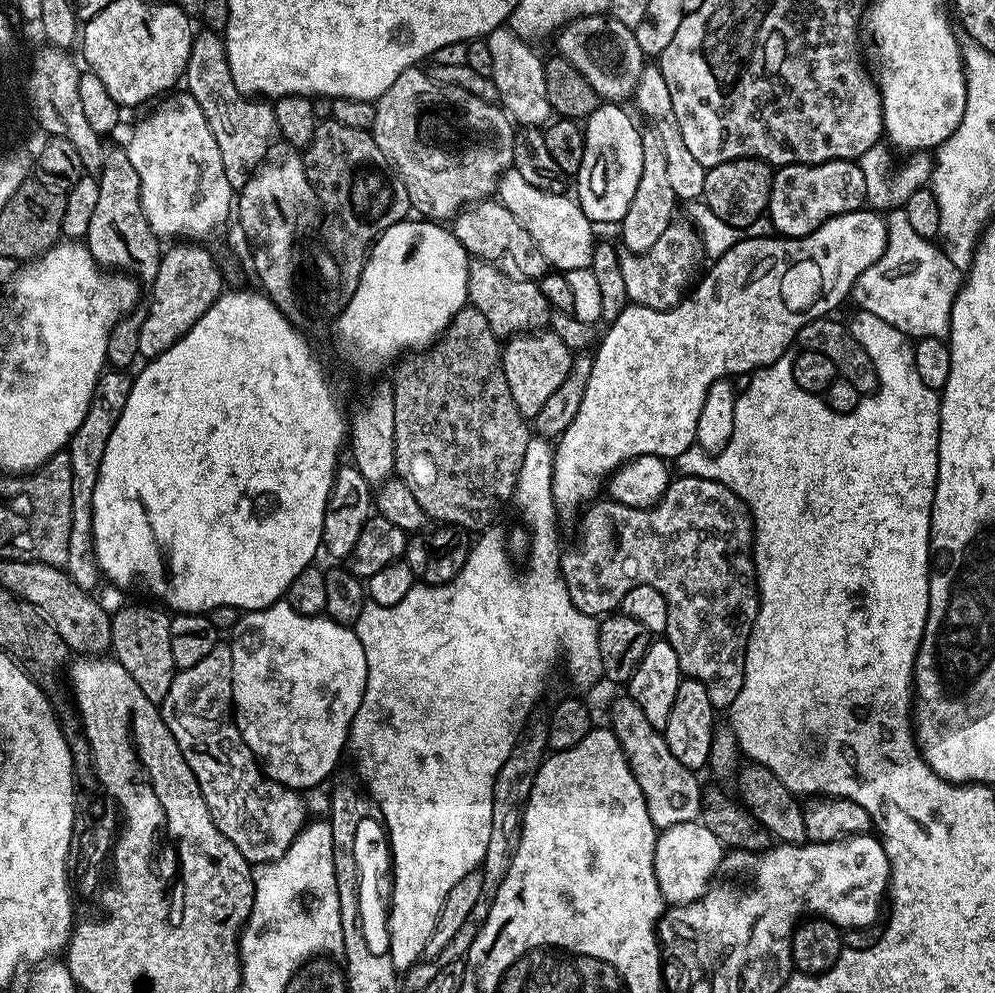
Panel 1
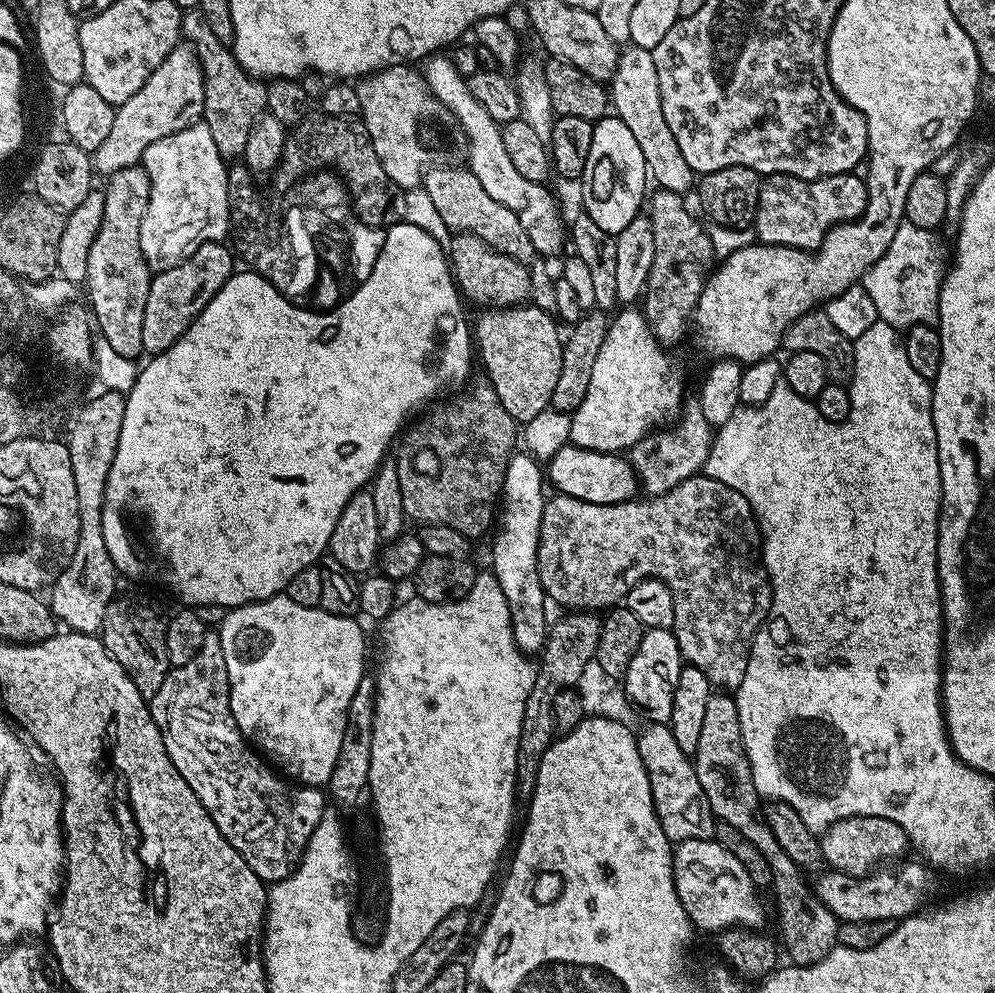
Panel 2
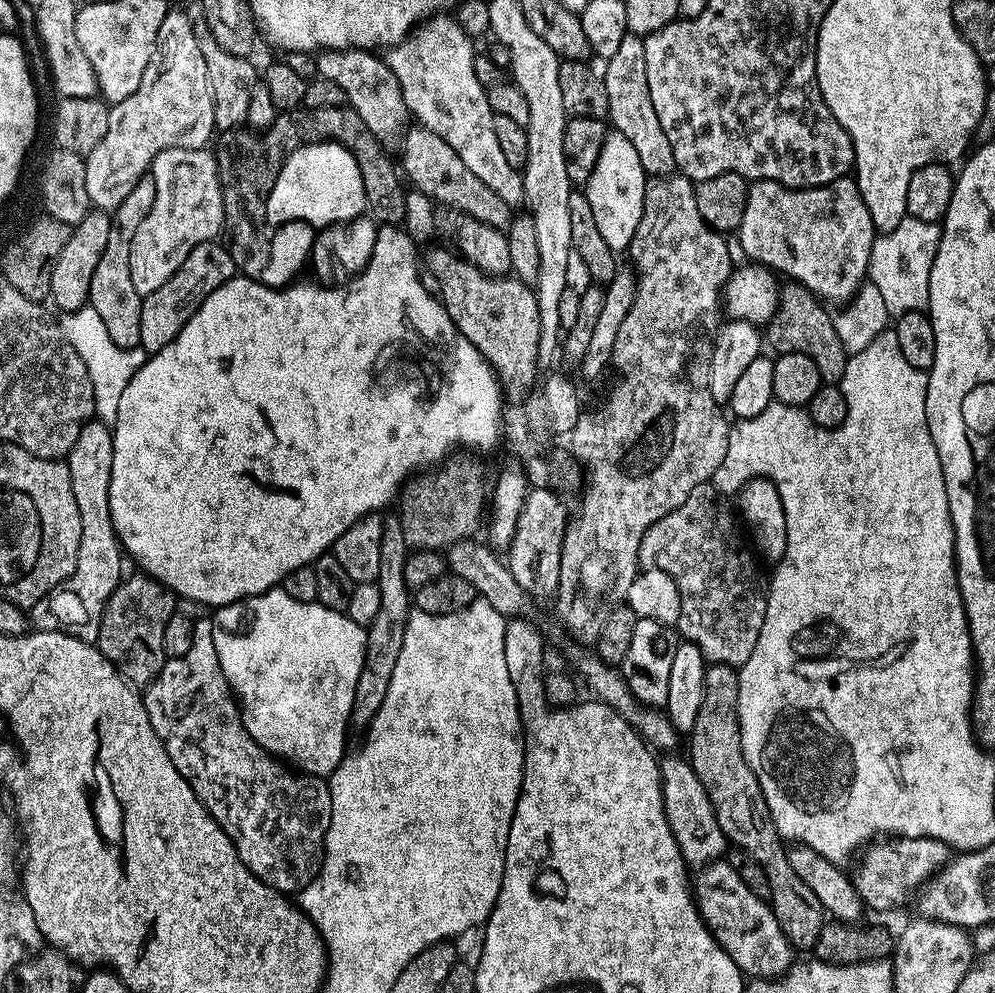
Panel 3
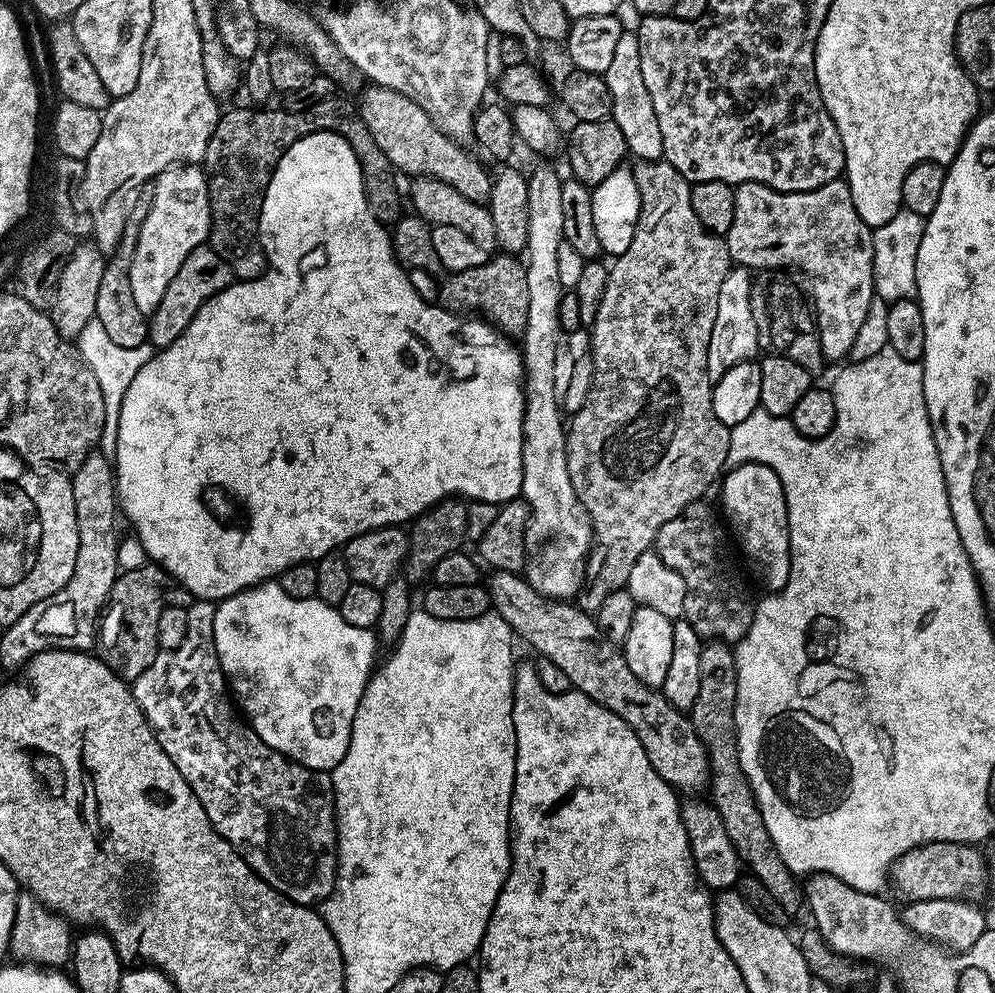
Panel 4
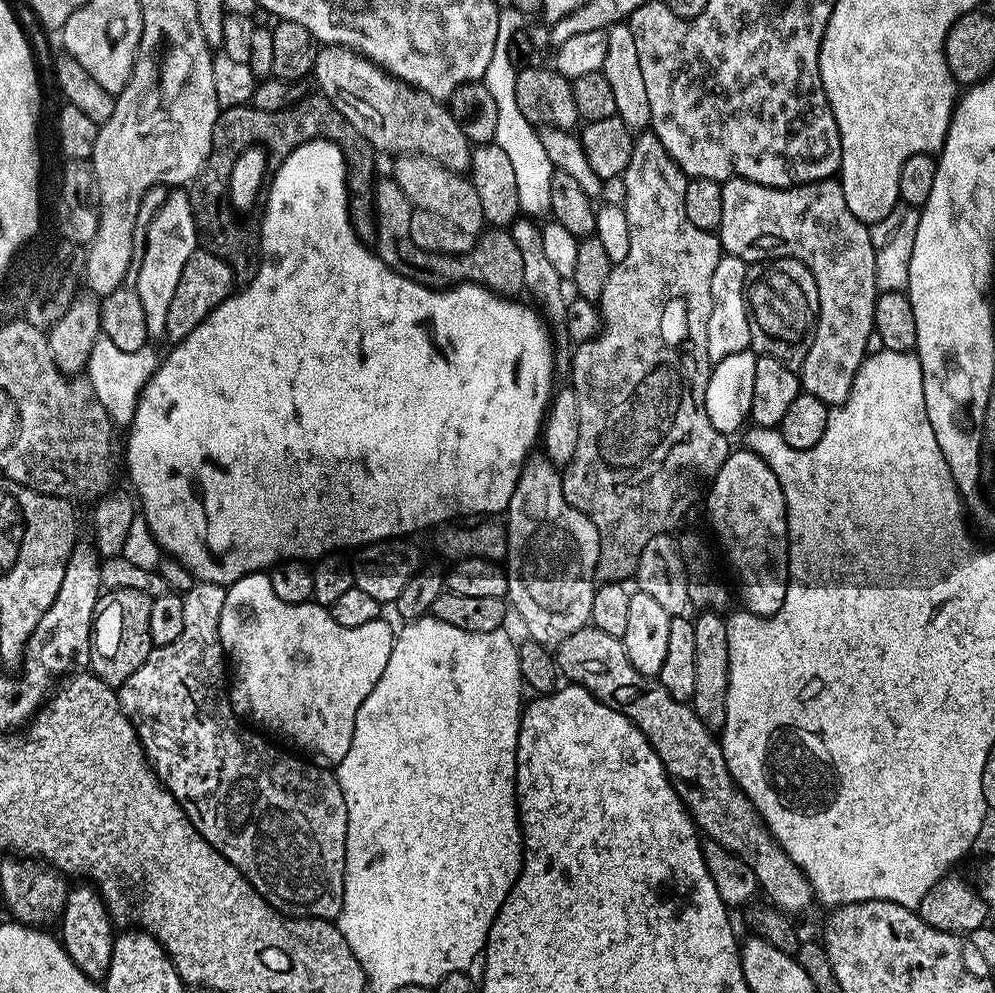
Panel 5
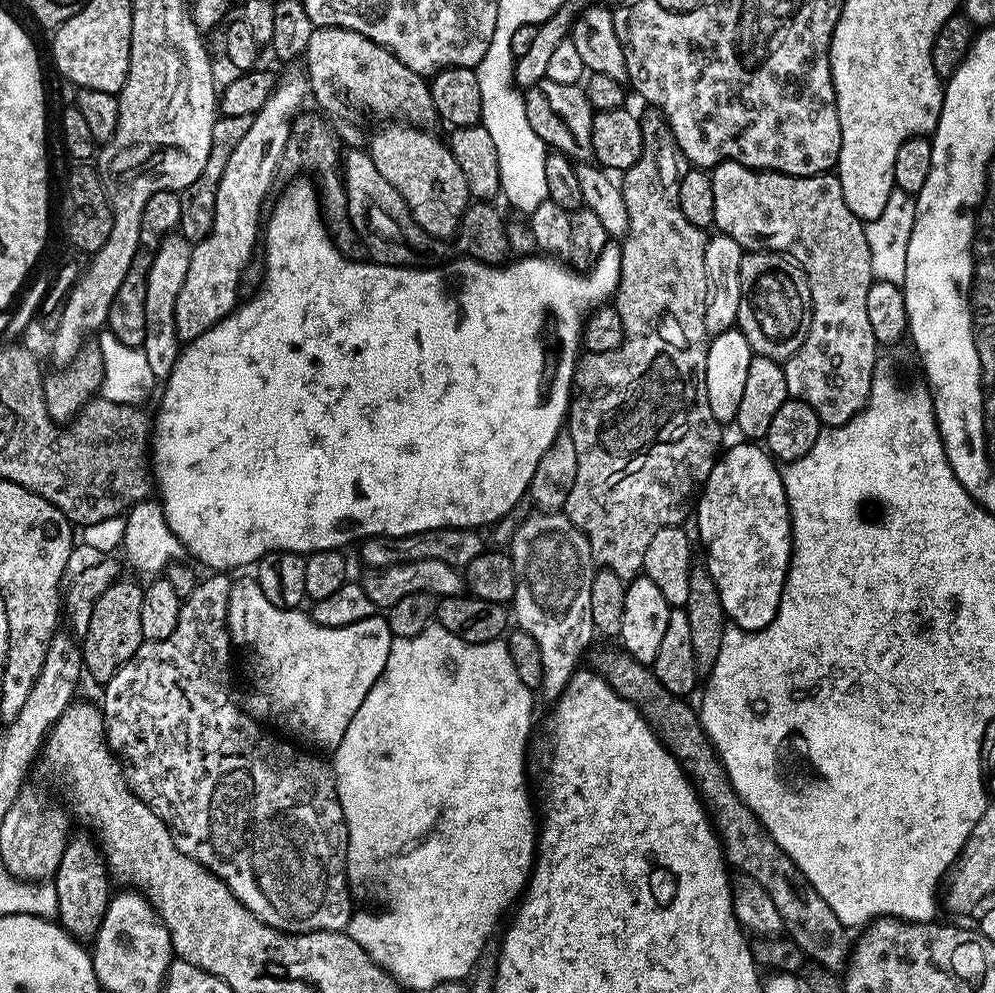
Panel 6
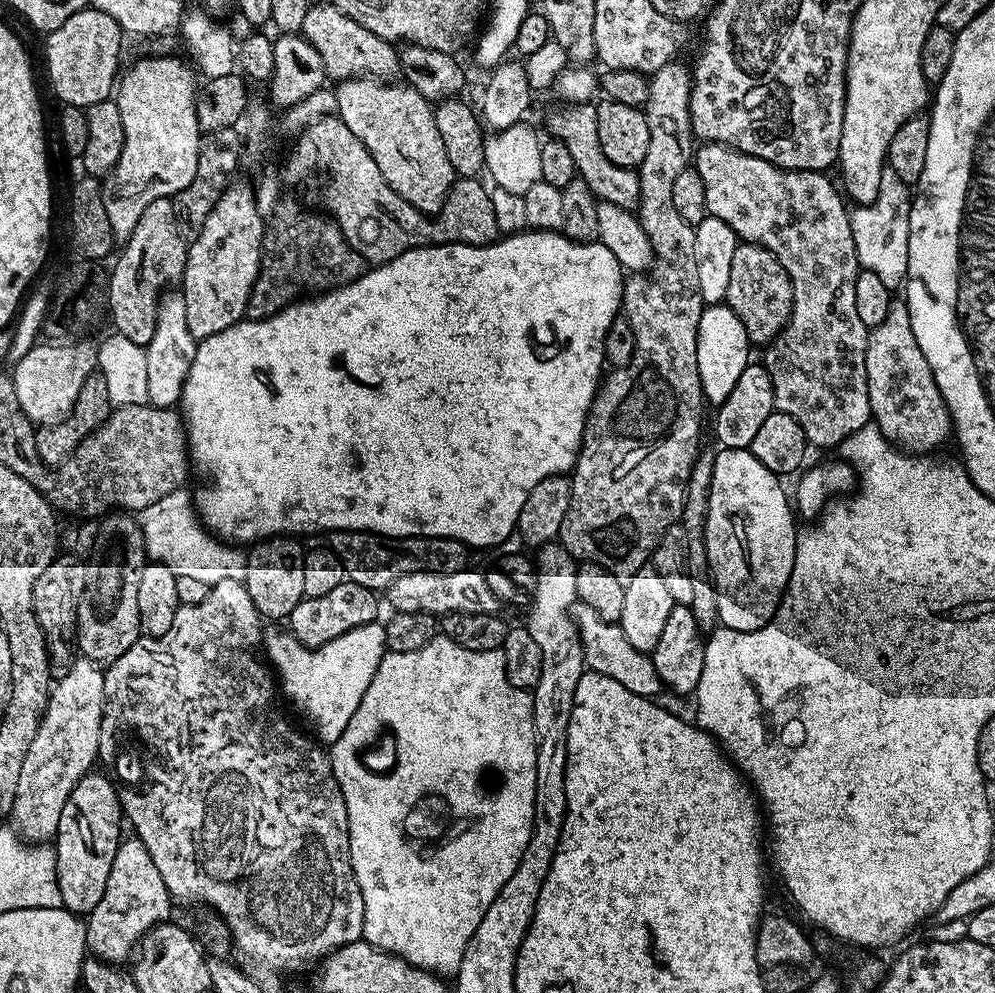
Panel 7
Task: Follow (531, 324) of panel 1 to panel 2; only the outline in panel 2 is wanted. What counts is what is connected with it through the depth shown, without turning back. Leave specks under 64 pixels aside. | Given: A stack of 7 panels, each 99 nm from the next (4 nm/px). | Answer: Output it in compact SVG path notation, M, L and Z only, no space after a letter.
M457 232L446 247L446 259L452 269L452 279L465 301L481 304L481 309L514 308L530 297L530 274L523 263L482 242L469 232Z

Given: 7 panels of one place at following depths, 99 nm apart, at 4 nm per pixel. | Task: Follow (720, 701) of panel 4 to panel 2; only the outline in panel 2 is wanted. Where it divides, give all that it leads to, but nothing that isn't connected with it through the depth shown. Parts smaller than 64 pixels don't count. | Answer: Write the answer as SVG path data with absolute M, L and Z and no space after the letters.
M716 690L713 691L711 698L706 702L706 711L704 711L702 717L702 734L698 737L698 748L694 753L694 763L698 782L702 782L702 790L712 807L712 815L716 817L719 823L734 826L734 830L738 830L742 834L742 838L746 838L751 844L758 846L762 858L766 858L766 862L770 866L772 871L770 892L776 895L776 920L780 923L781 941L779 940L779 943L782 948L782 943L784 943L784 948L788 951L789 958L792 959L789 961L796 966L822 962L822 958L826 958L826 954L830 954L833 948L837 947L836 935L840 929L840 924L836 915L820 901L815 891L810 890L810 884L807 884L800 877L801 865L796 864L790 858L790 854L786 854L786 850L782 850L782 846L778 846L778 838L774 838L774 830L770 830L770 826L766 822L762 797L754 786L752 767L744 749L742 726L738 722L738 706L736 705L735 695L724 690Z

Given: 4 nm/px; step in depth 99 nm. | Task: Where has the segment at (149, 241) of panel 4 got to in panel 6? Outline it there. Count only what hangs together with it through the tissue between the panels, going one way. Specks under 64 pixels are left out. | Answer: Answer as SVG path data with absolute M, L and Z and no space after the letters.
M179 234L165 236L159 248L152 254L152 265L146 282L146 338L143 351L157 381L167 380L174 362L180 356L182 342L176 336L174 326L174 302L178 302L178 290L186 282L186 270L190 270L192 244Z

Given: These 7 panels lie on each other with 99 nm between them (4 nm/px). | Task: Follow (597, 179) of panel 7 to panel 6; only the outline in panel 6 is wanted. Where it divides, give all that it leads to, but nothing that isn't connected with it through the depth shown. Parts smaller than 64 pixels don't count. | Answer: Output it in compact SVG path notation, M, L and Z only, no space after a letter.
M547 78L539 80L534 86L530 86L523 93L526 106L526 118L530 118L530 127L538 138L549 149L563 152L573 162L588 162L593 159L592 154L592 118L594 109L586 98L583 87L580 84L567 84L566 82L554 82Z

